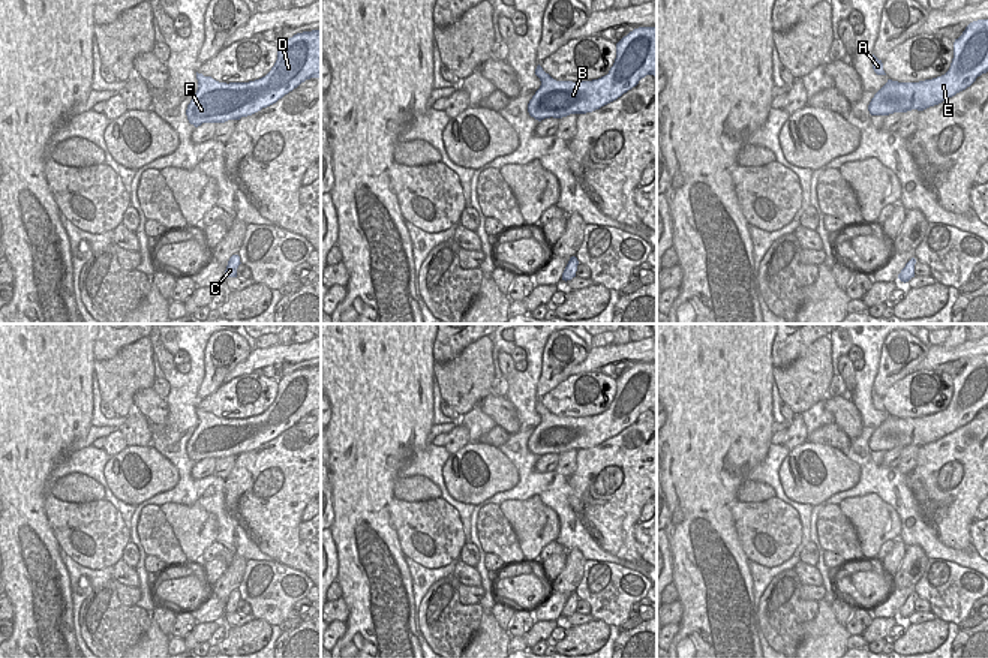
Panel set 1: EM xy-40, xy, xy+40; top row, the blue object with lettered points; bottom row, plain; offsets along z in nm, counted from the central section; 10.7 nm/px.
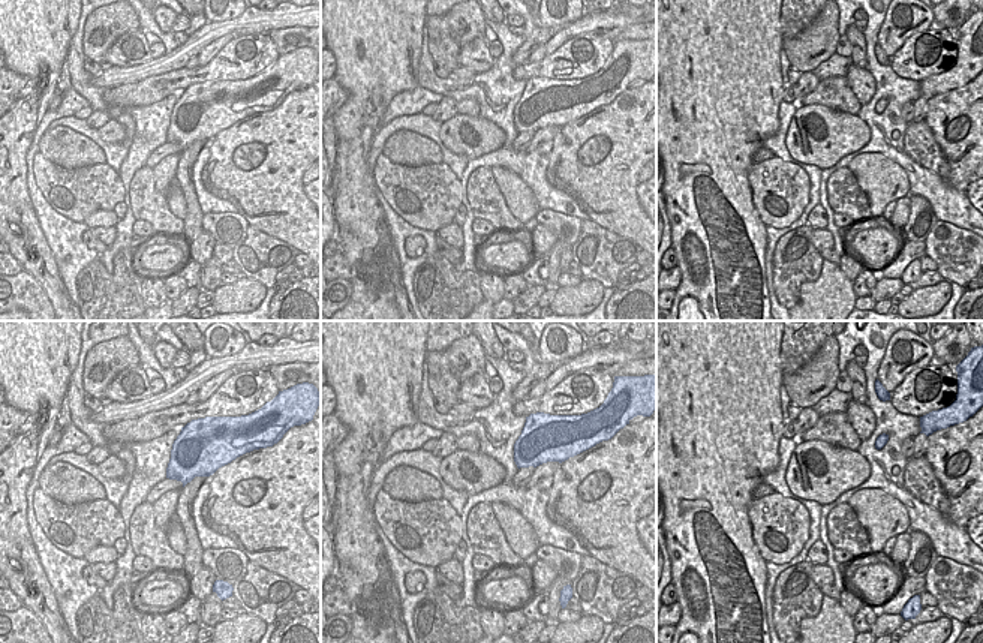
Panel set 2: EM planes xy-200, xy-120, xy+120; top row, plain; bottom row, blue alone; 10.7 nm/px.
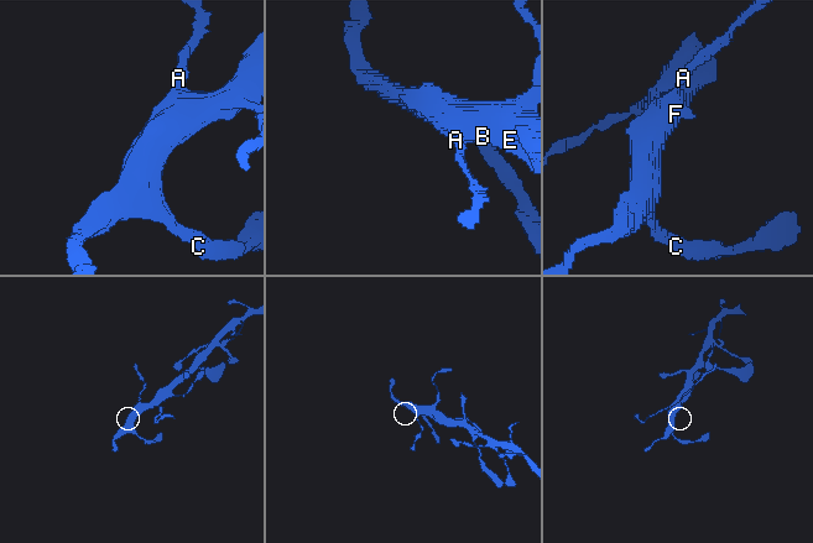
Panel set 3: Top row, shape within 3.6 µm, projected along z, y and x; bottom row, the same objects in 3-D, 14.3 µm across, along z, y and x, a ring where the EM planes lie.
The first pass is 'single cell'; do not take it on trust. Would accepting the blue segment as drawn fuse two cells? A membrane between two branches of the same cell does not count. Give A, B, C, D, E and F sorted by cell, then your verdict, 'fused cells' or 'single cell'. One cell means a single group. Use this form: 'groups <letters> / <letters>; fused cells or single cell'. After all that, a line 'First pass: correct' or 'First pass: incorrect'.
groups A B C D E F; single cell
First pass: correct

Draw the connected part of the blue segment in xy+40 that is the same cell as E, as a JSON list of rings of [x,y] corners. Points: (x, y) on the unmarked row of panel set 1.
[[[988,355],[970,358],[954,378],[949,406],[937,414],[919,418],[888,418],[868,441],[871,451],[889,451],[912,445],[924,447],[970,423],[988,408]]]

